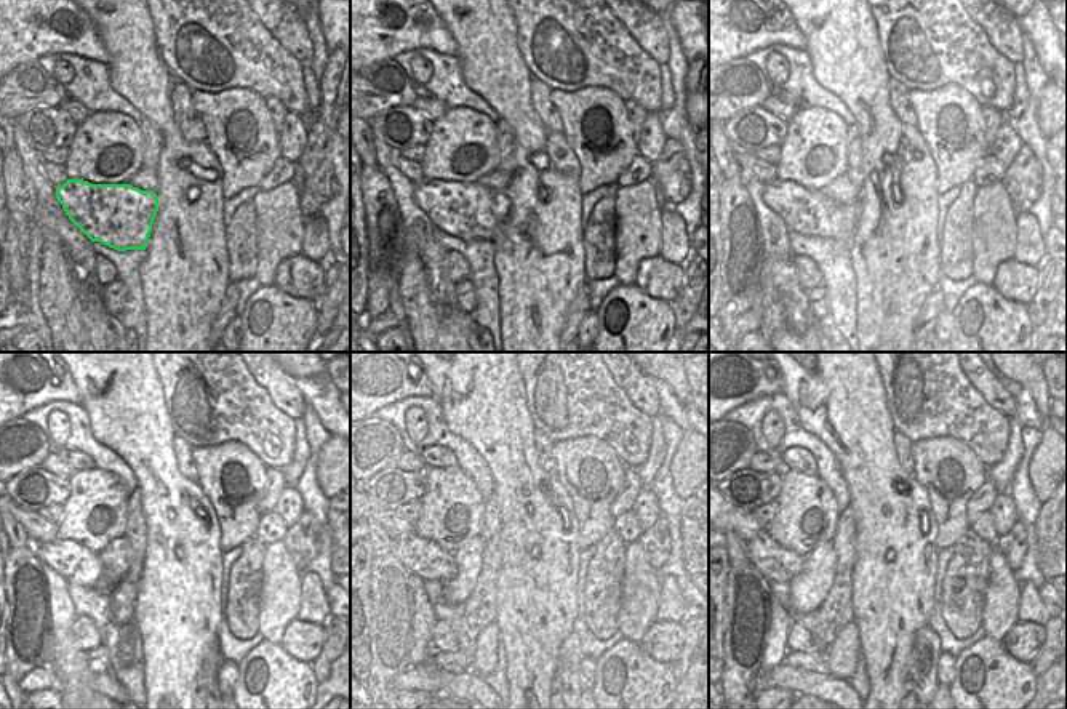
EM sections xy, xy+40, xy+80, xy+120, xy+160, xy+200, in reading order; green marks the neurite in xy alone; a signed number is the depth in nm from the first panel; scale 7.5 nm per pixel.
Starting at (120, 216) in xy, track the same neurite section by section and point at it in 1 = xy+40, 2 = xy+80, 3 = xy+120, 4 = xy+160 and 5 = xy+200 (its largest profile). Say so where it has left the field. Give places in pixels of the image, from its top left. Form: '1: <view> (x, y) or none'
1: xy+40 (467, 212)
2: xy+80 (807, 212)
3: xy+120 (74, 562)
4: xy+160 (423, 557)
5: xy+200 (775, 562)

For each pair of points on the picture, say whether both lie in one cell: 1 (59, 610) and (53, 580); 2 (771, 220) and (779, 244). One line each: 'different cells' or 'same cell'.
1: same cell
2: same cell

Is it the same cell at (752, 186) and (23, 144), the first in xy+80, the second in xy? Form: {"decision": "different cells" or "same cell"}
{"decision": "same cell"}

